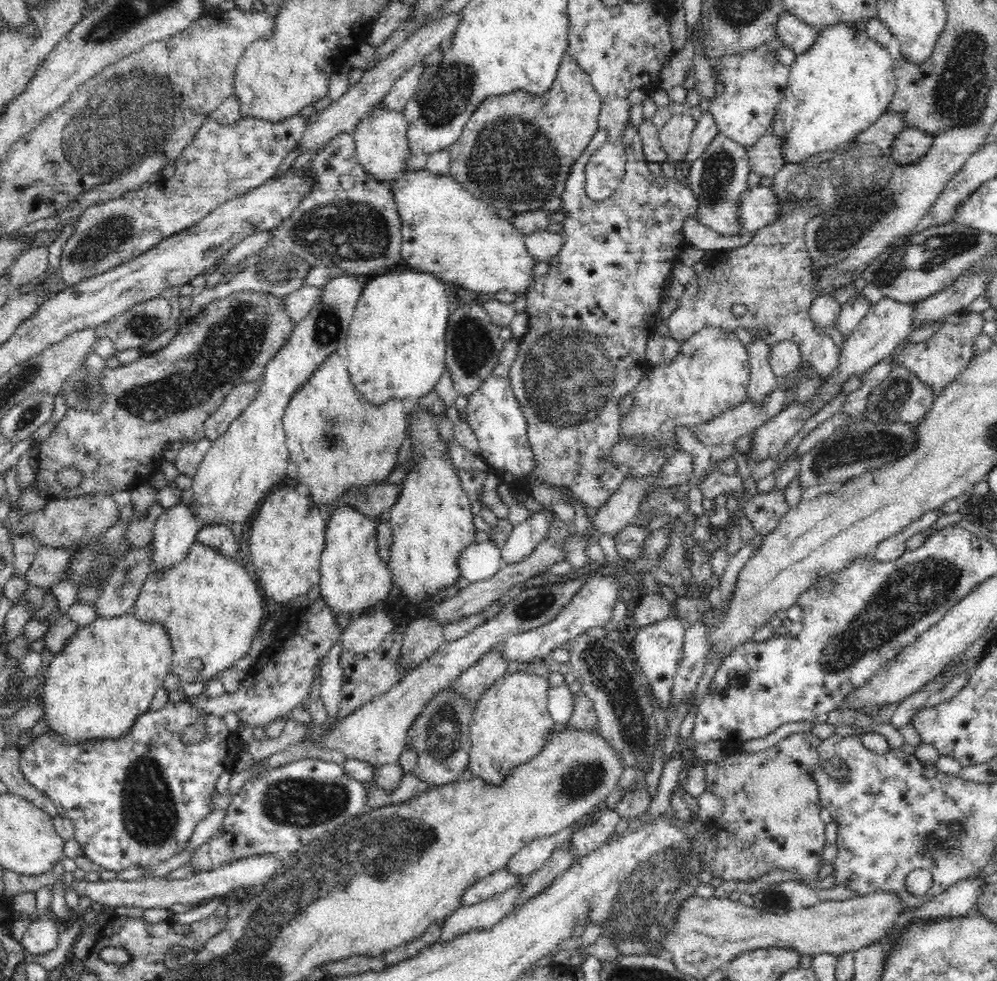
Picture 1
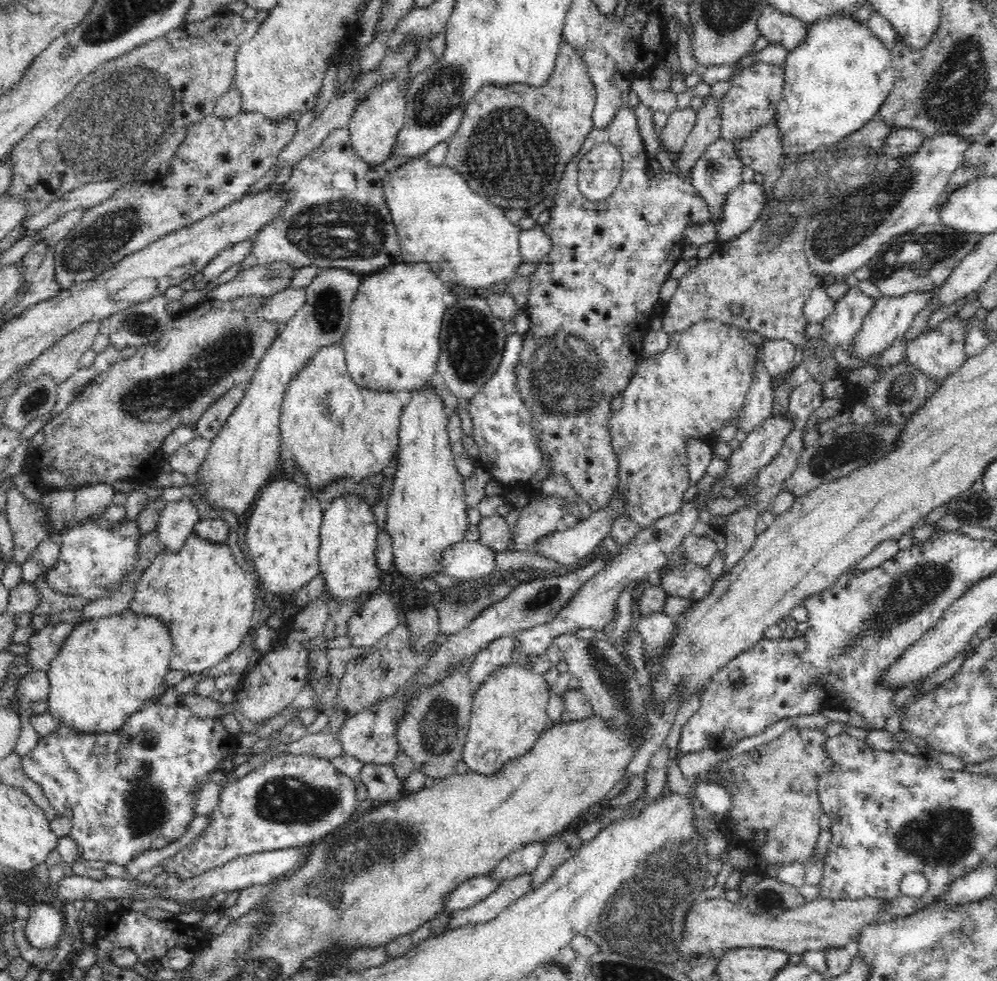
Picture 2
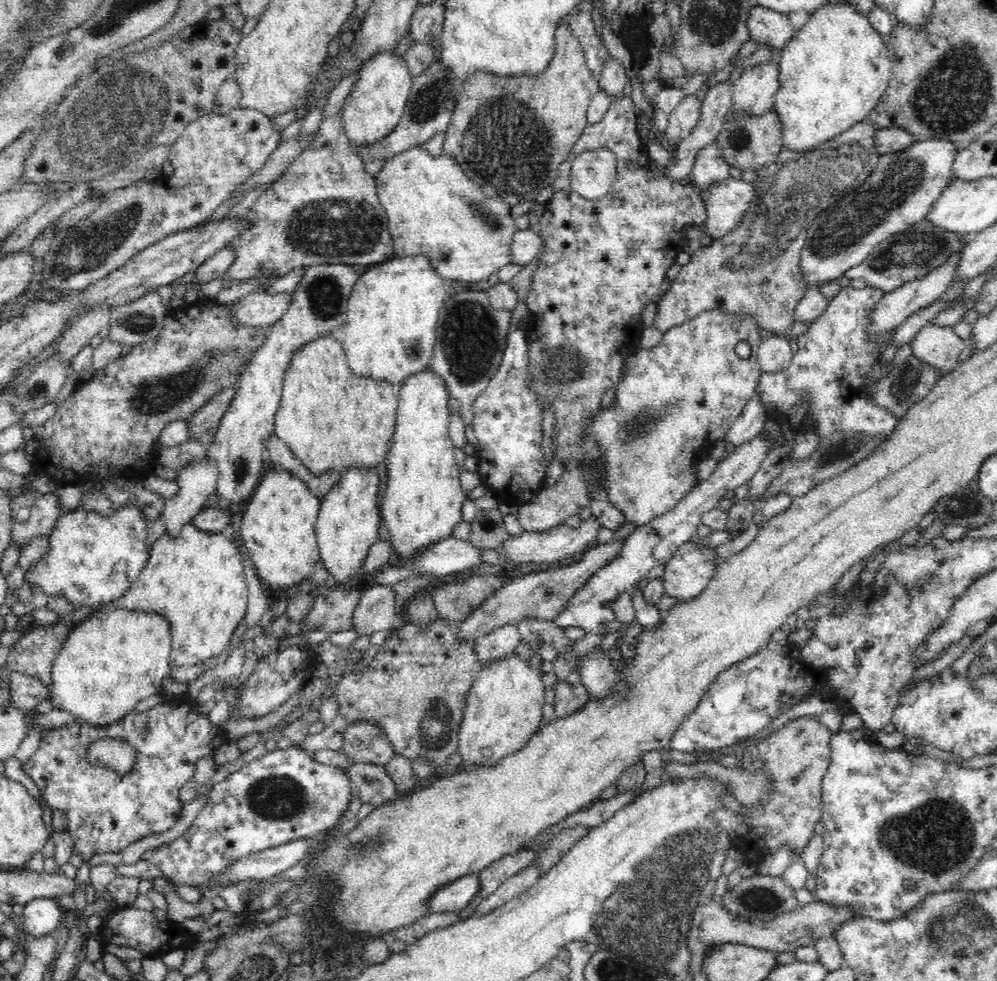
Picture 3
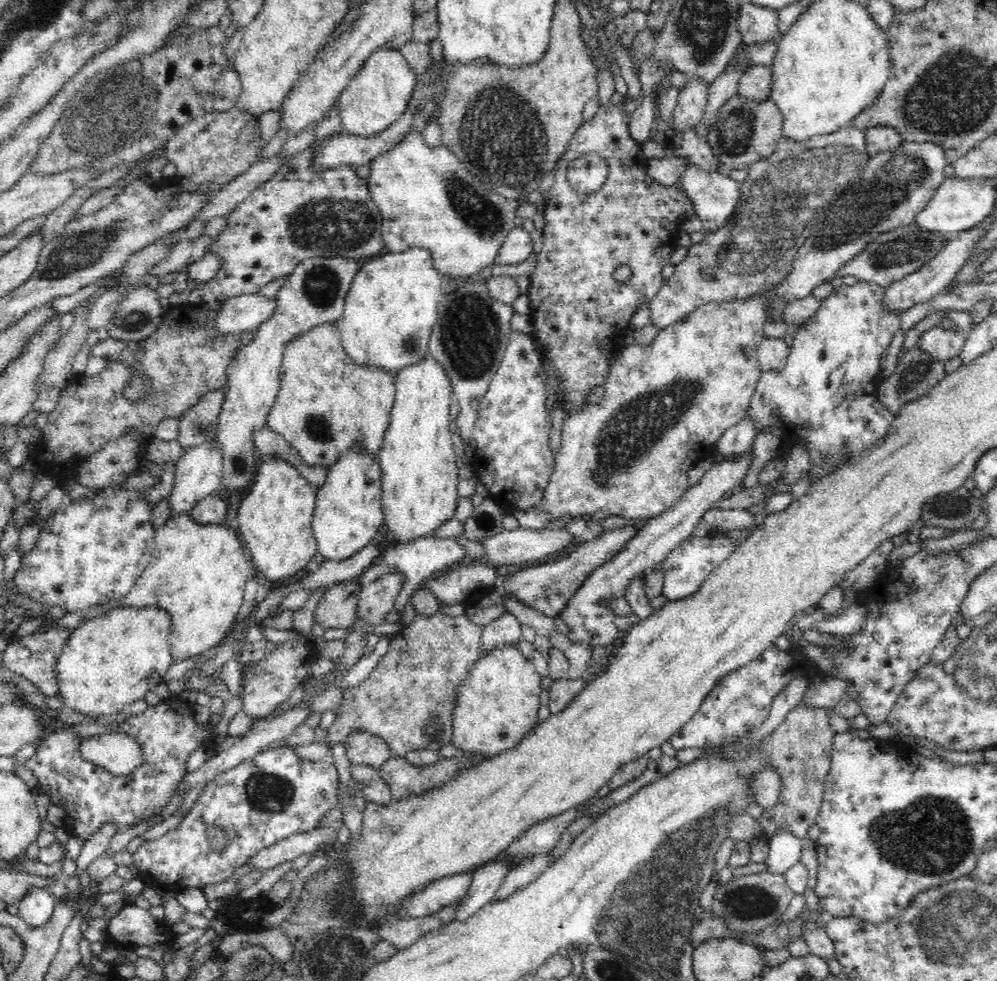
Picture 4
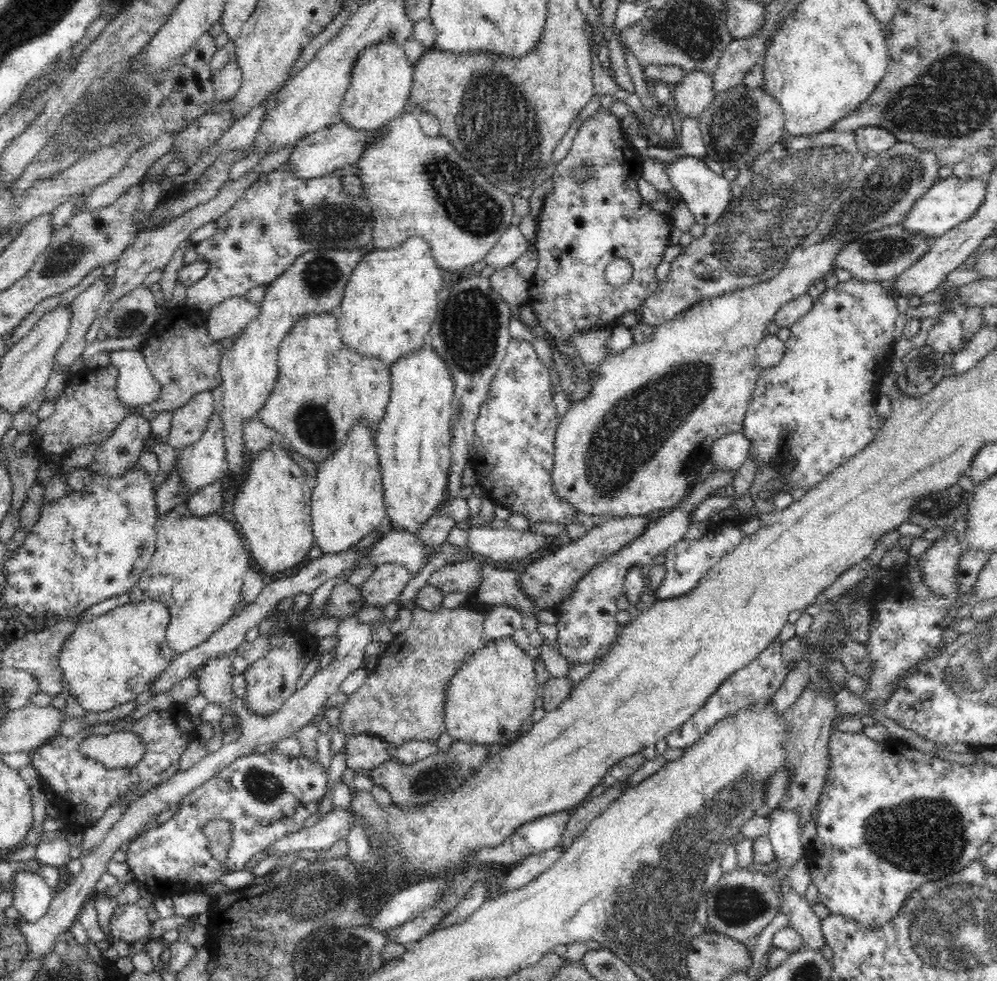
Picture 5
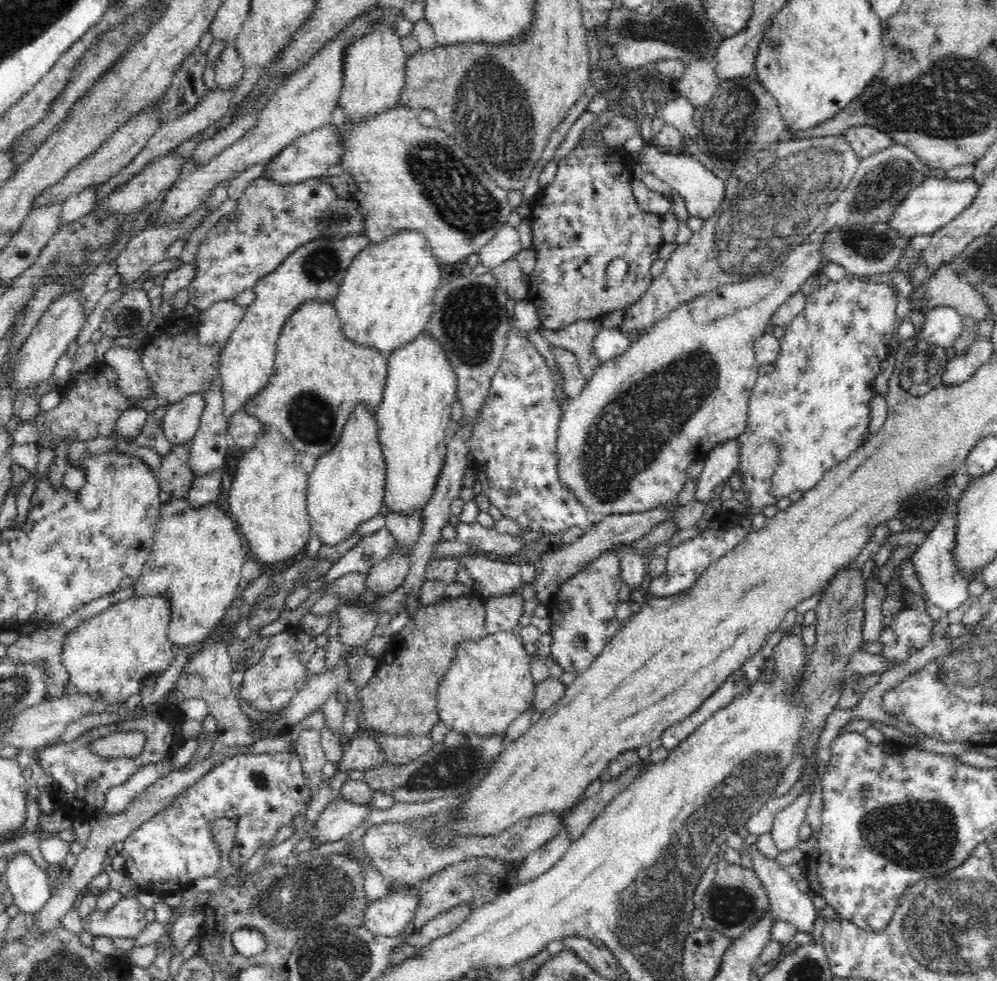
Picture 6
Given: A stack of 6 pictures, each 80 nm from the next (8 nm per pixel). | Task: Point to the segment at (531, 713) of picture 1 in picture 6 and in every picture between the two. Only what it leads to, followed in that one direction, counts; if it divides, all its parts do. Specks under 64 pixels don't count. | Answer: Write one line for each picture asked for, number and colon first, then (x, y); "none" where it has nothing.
2: (509, 711)
3: (504, 707)
4: (497, 704)
5: (489, 698)
6: (489, 683)

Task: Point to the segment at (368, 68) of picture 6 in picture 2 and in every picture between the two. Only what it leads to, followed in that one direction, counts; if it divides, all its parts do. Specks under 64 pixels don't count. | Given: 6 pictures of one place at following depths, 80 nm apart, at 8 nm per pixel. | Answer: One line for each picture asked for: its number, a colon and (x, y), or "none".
2: (377, 120)
3: (377, 101)
4: (376, 98)
5: (382, 78)

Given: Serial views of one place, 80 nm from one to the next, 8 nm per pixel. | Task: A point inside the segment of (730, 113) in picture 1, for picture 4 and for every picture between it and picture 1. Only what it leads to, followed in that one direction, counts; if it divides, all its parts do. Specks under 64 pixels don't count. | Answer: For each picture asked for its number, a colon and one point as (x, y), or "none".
2: (751, 100)
3: (755, 91)
4: (756, 82)

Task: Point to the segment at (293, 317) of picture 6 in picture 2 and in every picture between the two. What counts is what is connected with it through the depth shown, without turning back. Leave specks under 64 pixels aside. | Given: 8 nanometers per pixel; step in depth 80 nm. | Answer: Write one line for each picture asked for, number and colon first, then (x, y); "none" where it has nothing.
2: (333, 428)
3: (330, 418)
4: (326, 403)
5: (323, 387)

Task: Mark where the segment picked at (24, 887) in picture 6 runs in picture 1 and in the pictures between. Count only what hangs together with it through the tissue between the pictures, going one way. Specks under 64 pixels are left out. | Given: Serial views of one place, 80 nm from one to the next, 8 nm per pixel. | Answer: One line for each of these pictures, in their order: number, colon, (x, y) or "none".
1: (41, 936)
2: (44, 925)
3: (42, 915)
4: (36, 906)
5: (31, 894)

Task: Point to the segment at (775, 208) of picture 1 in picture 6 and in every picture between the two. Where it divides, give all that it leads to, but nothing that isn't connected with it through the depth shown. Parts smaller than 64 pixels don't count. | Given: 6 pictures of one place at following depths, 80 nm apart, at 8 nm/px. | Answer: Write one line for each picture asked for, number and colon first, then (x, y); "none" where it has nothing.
2: (744, 204)
3: (726, 201)
4: (714, 196)
5: (707, 194)
6: (703, 192)

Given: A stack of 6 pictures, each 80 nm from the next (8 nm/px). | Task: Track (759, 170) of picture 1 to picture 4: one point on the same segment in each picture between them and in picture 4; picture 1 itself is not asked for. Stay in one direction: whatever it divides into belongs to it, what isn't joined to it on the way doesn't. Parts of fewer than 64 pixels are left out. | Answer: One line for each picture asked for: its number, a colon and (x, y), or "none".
2: (763, 150)
3: (750, 142)
4: (746, 130)

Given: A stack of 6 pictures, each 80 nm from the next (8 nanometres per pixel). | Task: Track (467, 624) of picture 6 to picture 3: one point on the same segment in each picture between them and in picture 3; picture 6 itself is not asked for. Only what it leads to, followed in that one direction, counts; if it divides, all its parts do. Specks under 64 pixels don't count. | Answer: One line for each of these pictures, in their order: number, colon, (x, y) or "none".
3: (415, 689)
4: (408, 699)
5: (403, 698)

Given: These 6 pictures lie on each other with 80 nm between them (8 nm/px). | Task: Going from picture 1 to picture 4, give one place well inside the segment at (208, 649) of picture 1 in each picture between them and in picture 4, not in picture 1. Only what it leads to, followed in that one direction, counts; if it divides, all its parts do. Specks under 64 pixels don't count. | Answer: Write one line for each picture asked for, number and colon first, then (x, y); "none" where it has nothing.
2: (207, 601)
3: (197, 581)
4: (197, 574)

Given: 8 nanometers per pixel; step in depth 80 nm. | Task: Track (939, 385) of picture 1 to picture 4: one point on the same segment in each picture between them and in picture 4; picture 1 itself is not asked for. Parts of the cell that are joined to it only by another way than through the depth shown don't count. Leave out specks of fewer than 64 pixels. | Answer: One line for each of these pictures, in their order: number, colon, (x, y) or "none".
2: (938, 352)
3: (939, 346)
4: (943, 344)

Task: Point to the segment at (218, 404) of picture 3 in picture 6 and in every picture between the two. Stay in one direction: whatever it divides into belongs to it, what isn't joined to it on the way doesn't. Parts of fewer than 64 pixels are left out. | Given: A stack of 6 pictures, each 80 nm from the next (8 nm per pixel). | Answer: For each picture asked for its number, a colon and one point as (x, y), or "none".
4: (198, 424)
5: (188, 422)
6: (180, 423)

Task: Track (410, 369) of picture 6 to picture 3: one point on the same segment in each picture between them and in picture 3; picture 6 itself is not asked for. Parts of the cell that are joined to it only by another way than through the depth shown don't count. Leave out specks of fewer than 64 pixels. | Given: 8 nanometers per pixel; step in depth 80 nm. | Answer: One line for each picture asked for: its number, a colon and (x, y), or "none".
3: (422, 503)
4: (419, 474)
5: (413, 439)

